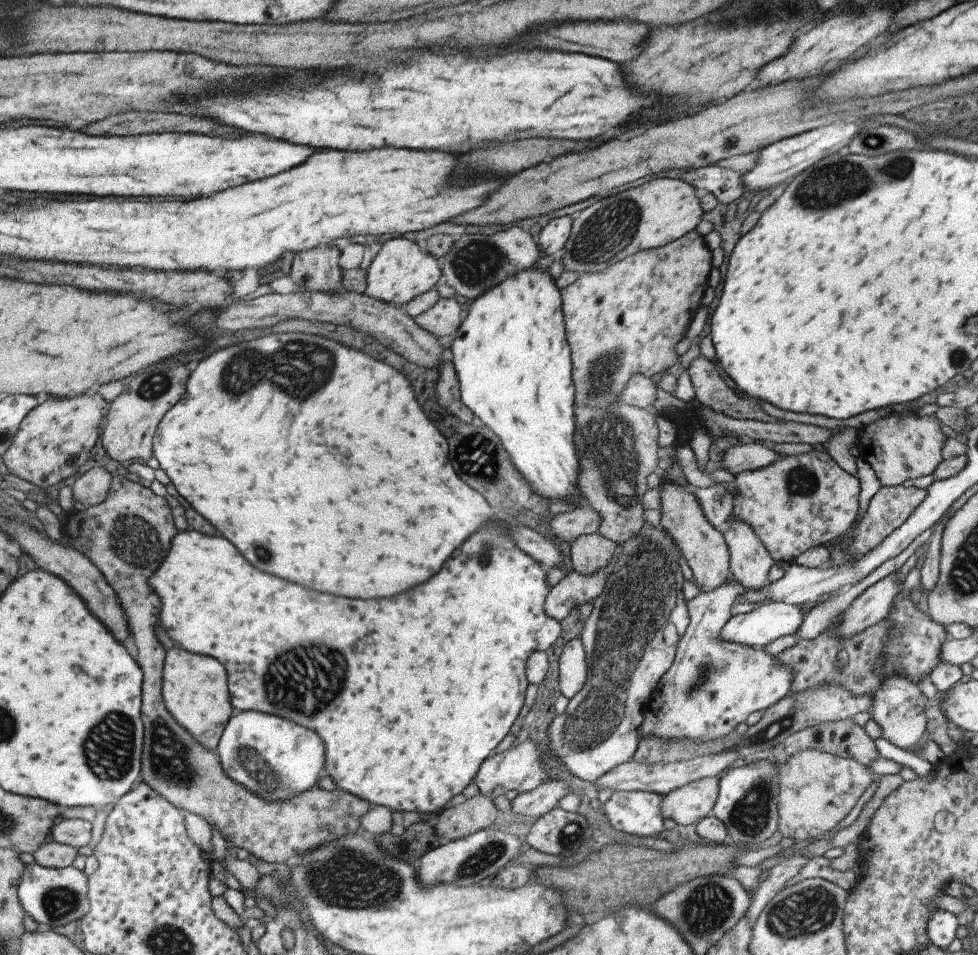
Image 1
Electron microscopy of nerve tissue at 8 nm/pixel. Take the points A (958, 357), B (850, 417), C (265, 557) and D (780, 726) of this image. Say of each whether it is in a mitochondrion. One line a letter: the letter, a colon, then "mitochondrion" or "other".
A: mitochondrion
B: other
C: mitochondrion
D: mitochondrion

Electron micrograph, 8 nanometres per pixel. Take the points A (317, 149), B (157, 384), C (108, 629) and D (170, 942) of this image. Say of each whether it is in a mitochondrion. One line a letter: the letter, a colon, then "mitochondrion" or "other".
A: other
B: mitochondrion
C: other
D: mitochondrion

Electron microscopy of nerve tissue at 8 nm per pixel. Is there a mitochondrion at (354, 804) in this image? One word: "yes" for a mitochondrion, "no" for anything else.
no

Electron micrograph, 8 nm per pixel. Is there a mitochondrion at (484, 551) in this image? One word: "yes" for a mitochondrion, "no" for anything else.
yes

